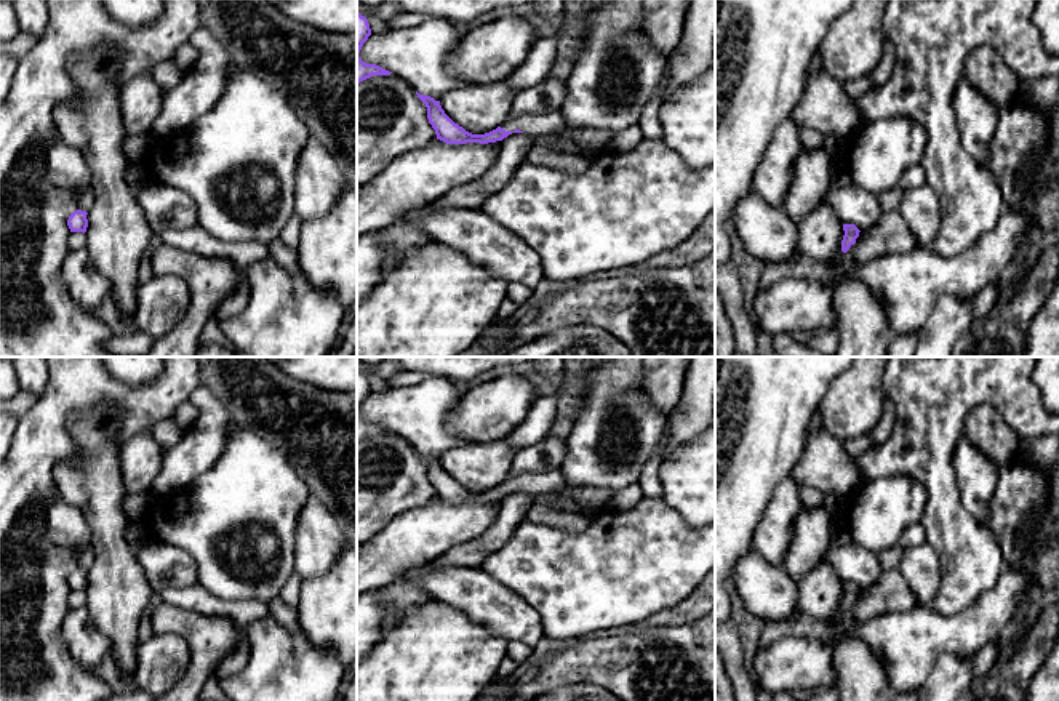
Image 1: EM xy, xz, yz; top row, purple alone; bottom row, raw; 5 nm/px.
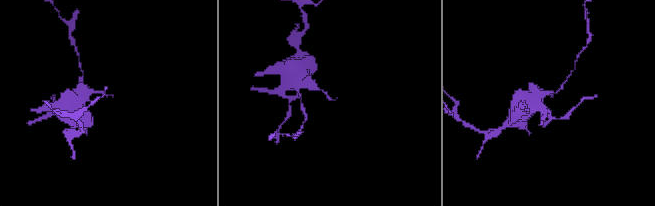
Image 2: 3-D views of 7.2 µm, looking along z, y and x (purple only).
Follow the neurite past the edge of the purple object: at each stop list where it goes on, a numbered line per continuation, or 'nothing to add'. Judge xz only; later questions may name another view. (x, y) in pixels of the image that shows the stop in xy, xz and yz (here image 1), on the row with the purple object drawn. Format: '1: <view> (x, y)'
1: xz (535, 125)

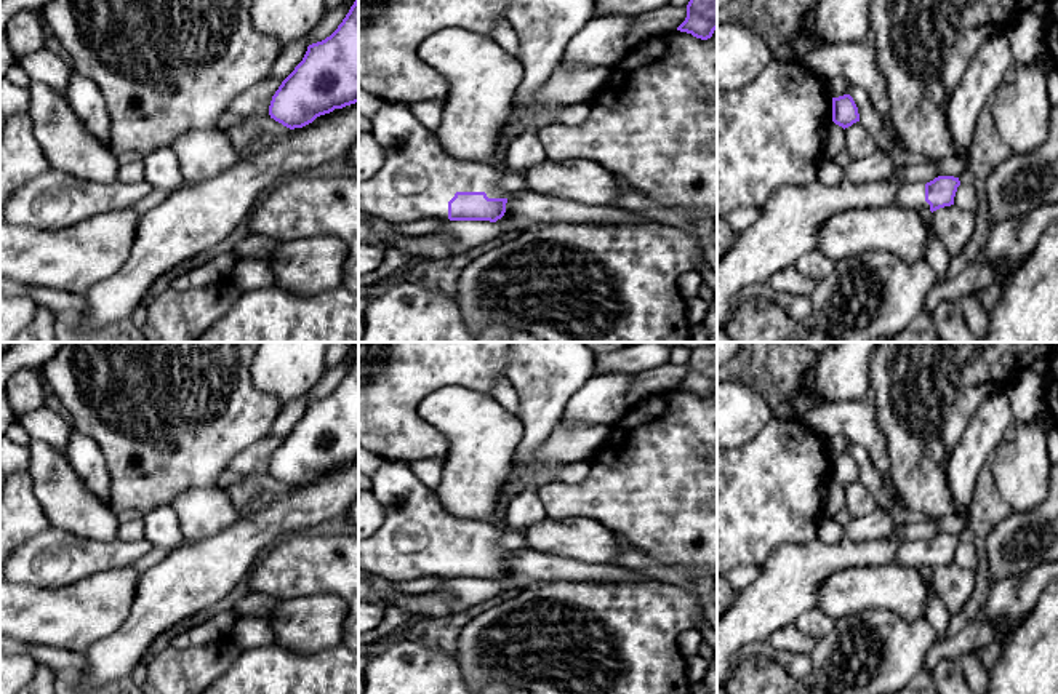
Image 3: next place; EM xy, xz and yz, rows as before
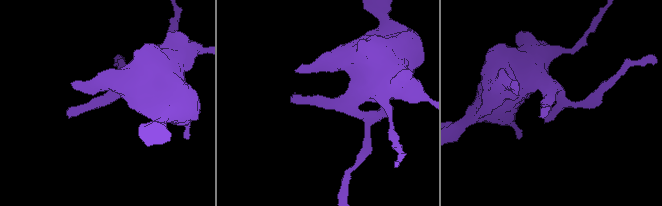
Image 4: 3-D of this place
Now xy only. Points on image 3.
nothing to add

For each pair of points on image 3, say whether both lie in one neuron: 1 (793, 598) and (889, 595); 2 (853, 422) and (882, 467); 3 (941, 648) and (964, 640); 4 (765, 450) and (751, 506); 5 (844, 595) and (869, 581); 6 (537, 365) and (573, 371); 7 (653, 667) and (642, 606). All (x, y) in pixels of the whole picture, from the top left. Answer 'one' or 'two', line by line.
1: two
2: one
3: one
4: one
5: one
6: one
7: one

